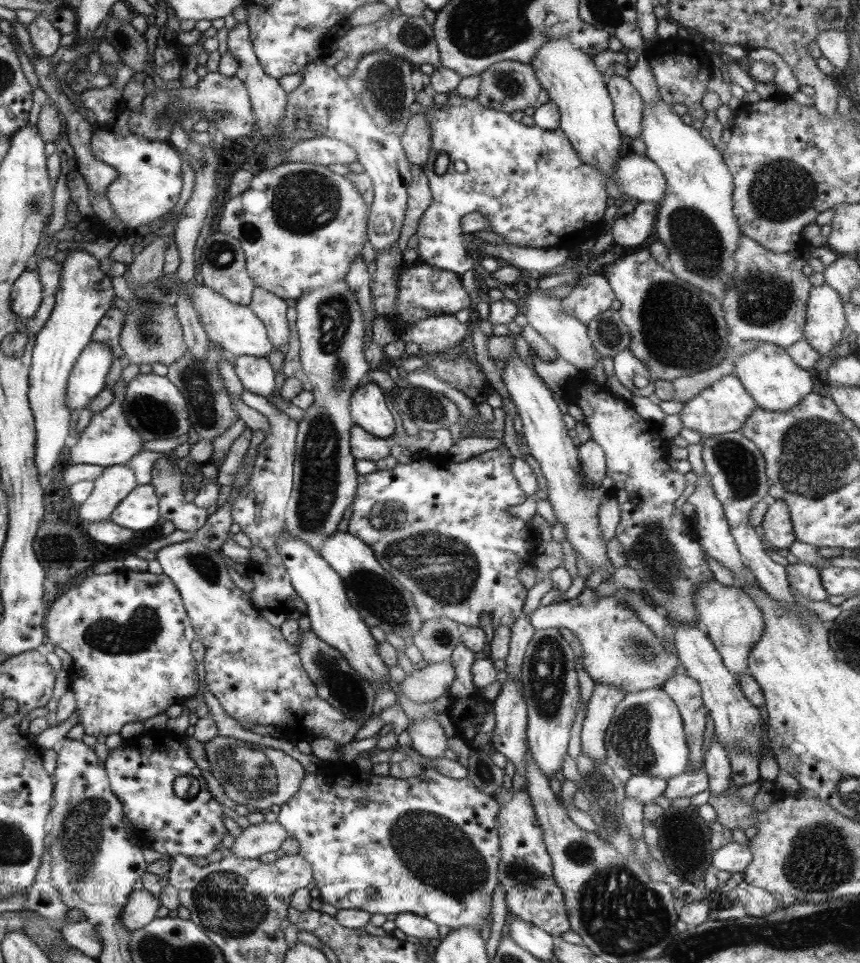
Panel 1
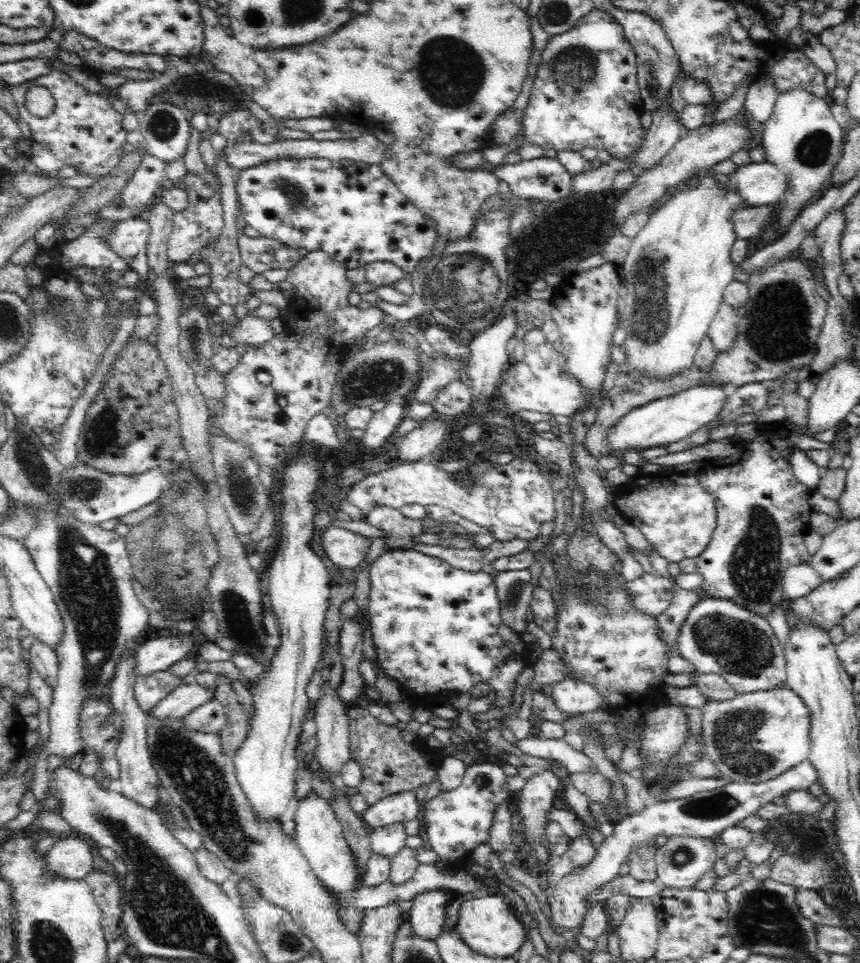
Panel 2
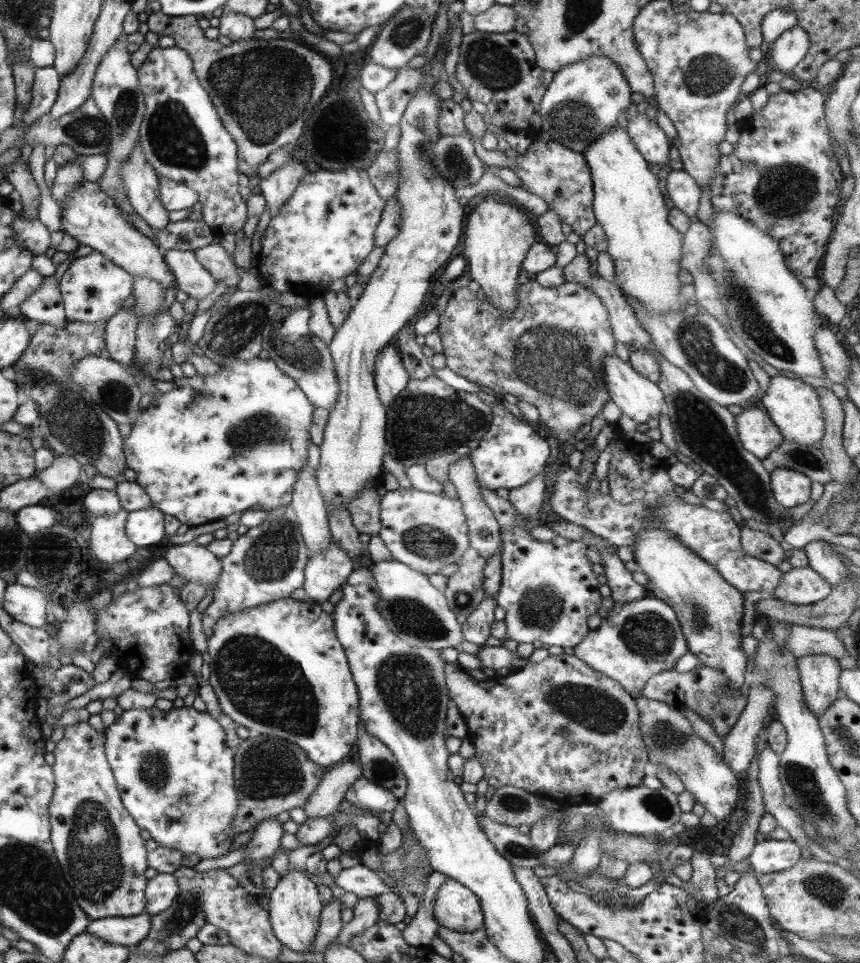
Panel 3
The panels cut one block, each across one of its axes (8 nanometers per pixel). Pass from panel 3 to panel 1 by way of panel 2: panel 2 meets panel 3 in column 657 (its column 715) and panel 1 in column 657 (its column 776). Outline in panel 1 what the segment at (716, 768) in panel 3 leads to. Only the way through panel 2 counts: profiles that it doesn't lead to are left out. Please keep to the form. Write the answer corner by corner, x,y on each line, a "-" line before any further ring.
661,688
628,692
614,708
603,742
606,762
625,767
631,775
645,774
667,781
683,774
689,766
682,718
675,703

